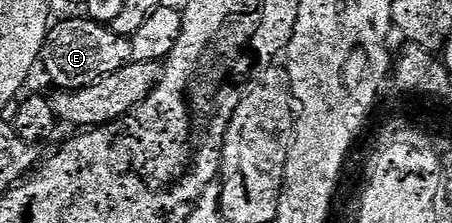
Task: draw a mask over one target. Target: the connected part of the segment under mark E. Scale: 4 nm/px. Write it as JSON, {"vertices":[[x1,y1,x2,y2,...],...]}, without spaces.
{"vertices":[[83,20,53,24,48,30,48,38,44,40,42,69,44,65,57,90,84,89,133,62,132,42,127,36,120,36,97,21]]}

